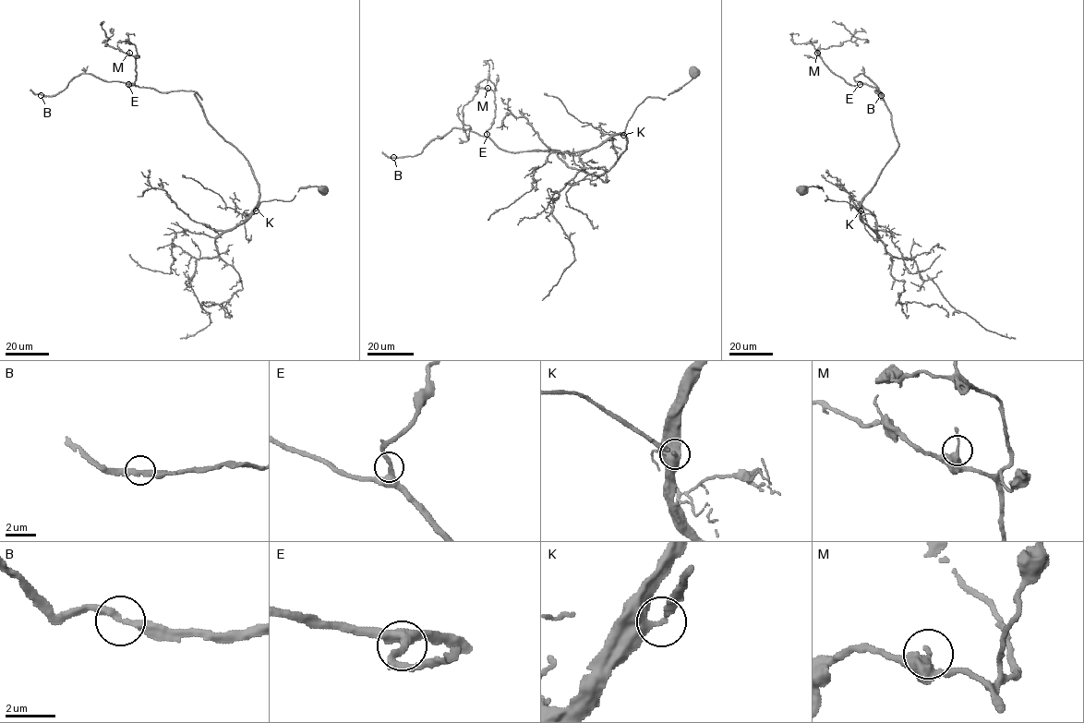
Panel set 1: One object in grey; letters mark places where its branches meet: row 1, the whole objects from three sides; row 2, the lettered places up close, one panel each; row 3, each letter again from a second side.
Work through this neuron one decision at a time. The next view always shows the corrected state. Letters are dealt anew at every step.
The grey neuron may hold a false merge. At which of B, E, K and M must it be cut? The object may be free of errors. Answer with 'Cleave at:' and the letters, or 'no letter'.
Cleave at: no letter

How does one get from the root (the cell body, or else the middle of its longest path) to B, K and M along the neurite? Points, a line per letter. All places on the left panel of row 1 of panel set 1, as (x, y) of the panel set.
B: (323, 190), (255, 210), (248, 161), (194, 91), (80, 74), (41, 95)
K: (323, 190), (316, 186), (301, 187), (292, 199), (261, 201), (256, 210)
M: (323, 190), (255, 210), (248, 161), (196, 92), (128, 86), (129, 53)

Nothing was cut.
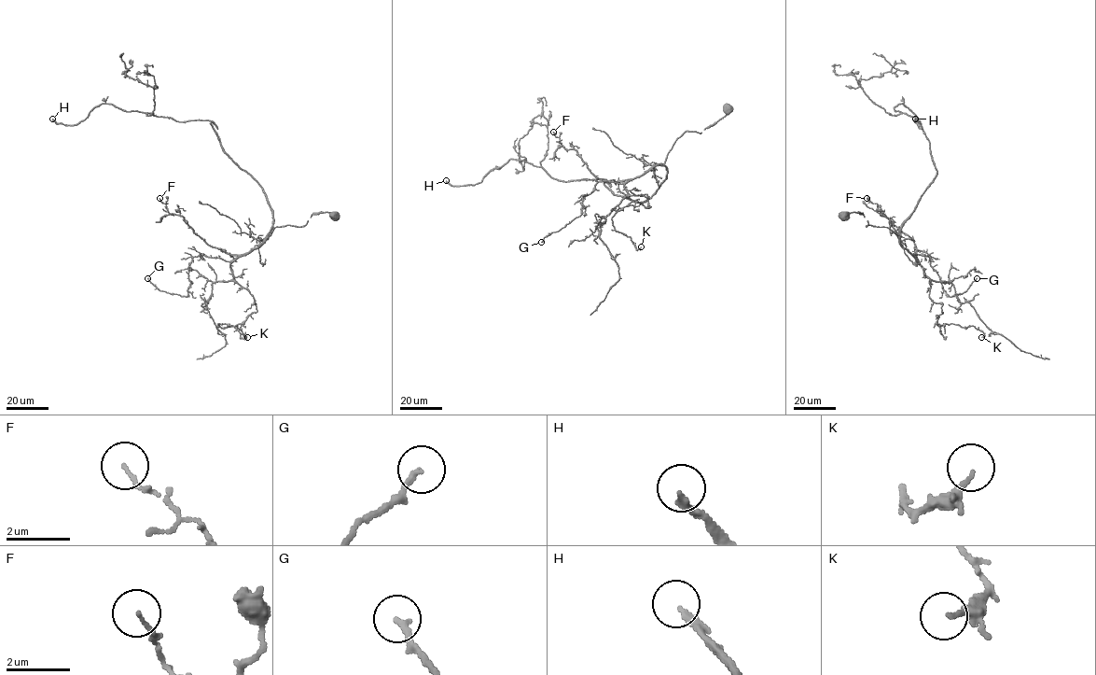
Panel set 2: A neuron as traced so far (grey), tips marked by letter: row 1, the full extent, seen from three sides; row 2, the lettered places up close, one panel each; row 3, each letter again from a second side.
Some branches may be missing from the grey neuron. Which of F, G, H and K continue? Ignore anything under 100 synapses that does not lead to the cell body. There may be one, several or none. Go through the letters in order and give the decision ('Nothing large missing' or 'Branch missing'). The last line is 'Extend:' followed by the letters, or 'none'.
F: Nothing large missing
G: Nothing large missing
H: Branch missing
K: Nothing large missing
Extend: H

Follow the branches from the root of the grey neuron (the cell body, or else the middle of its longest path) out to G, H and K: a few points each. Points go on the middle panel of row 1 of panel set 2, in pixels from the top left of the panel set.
G: (728, 108), (700, 133), (686, 131), (663, 165), (621, 184), (598, 182), (583, 196), (581, 214), (541, 242)
H: (728, 108), (675, 141), (667, 177), (643, 202), (603, 179), (559, 180), (513, 159), (475, 185), (446, 180)
K: (728, 108), (624, 184), (650, 206), (631, 201), (612, 224), (641, 246)

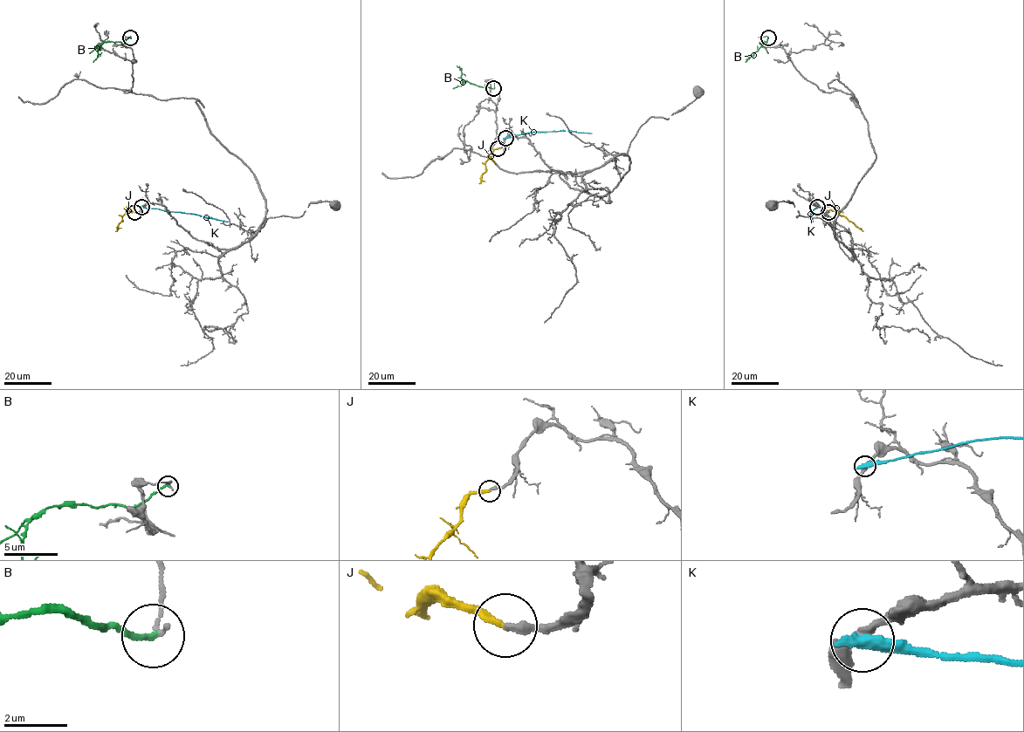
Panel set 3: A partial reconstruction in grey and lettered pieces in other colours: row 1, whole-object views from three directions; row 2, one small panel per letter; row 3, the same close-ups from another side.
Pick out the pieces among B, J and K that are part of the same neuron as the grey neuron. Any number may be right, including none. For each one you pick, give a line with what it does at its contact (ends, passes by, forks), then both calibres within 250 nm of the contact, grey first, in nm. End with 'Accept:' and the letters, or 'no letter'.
J: it ends there; 240 nm thick on the grey side, 240 nm on the other
Accept: J

